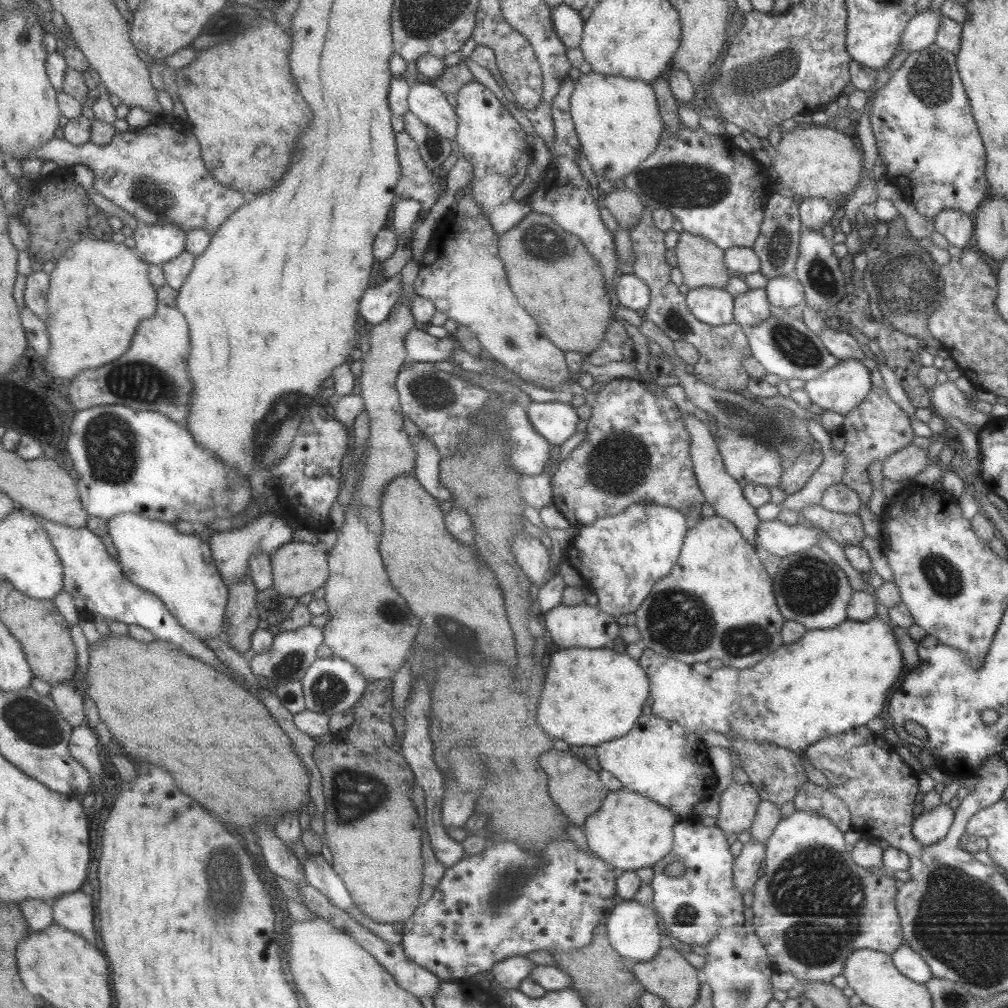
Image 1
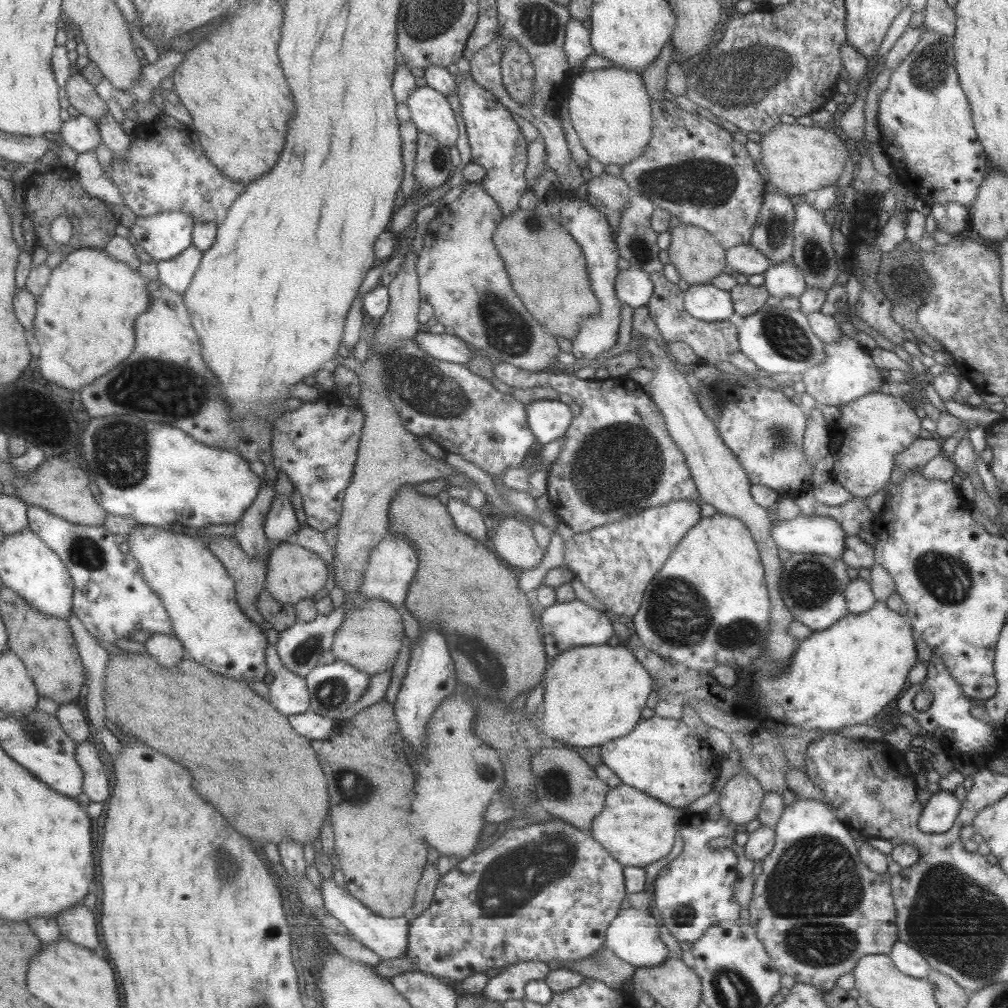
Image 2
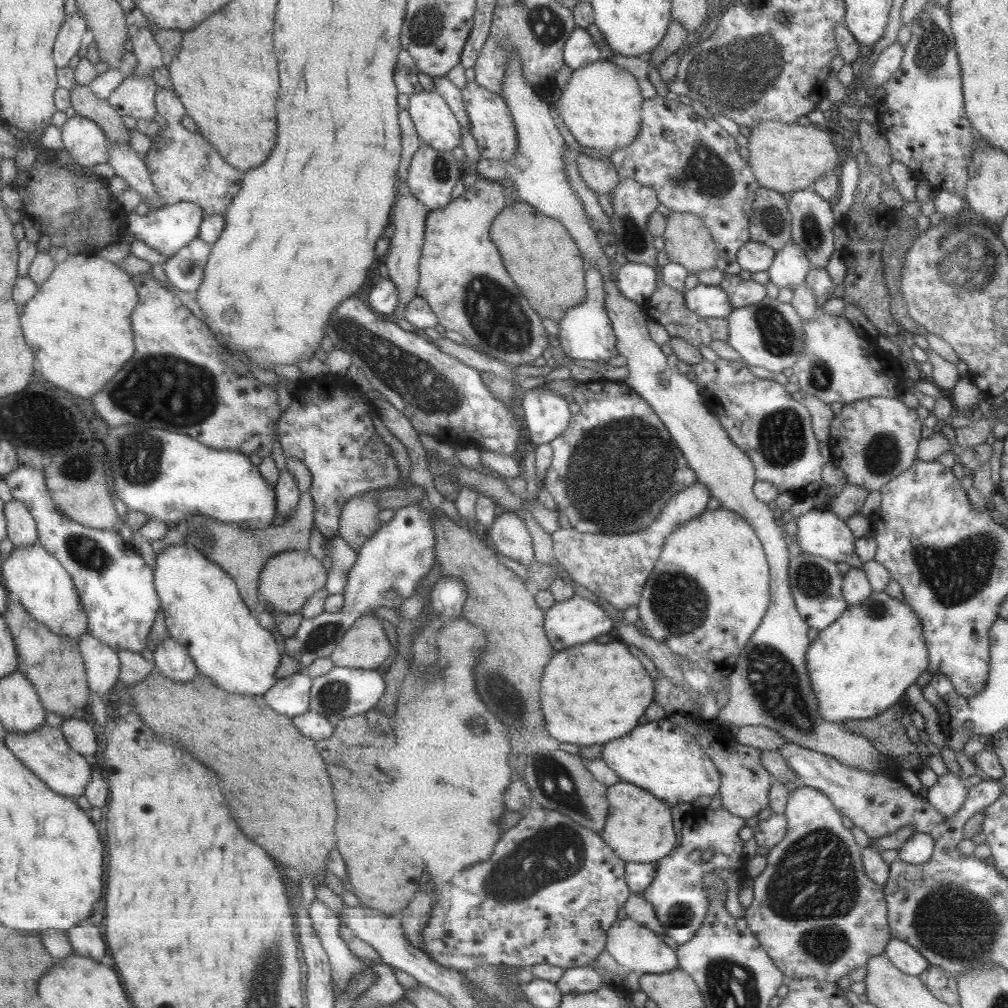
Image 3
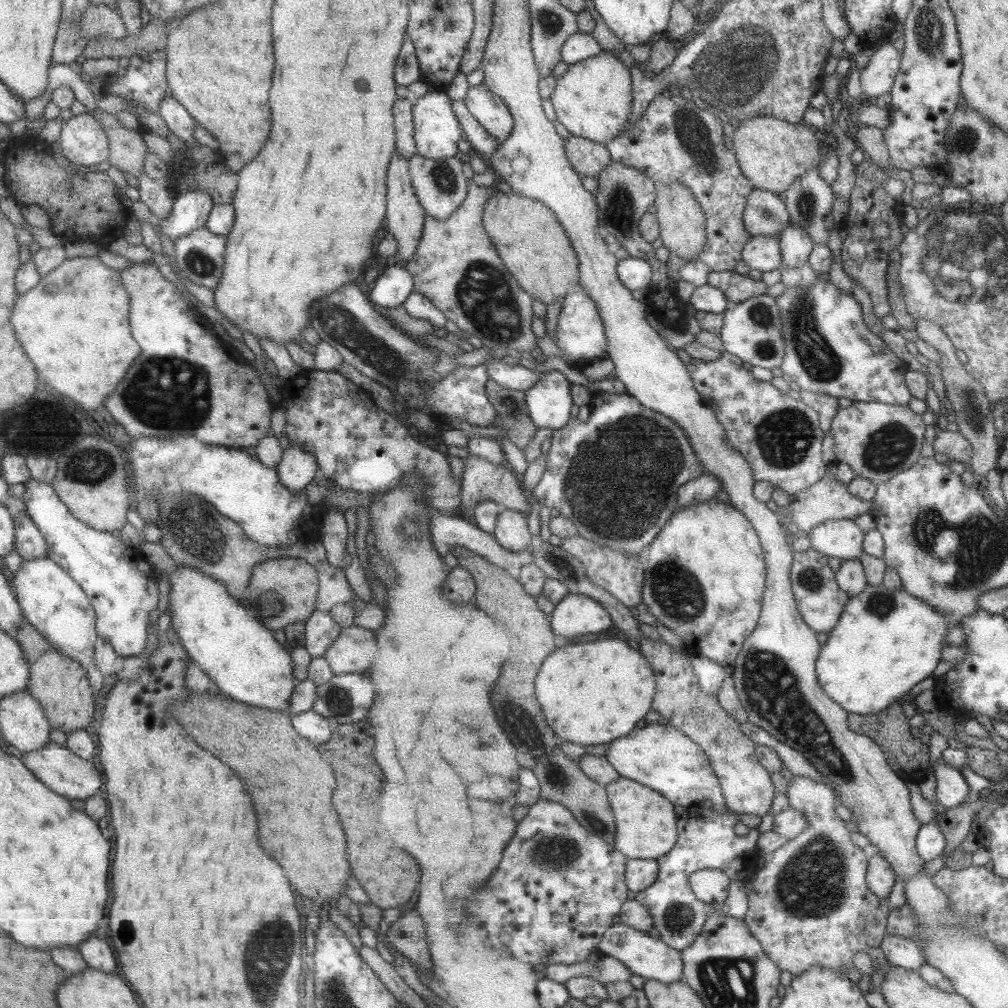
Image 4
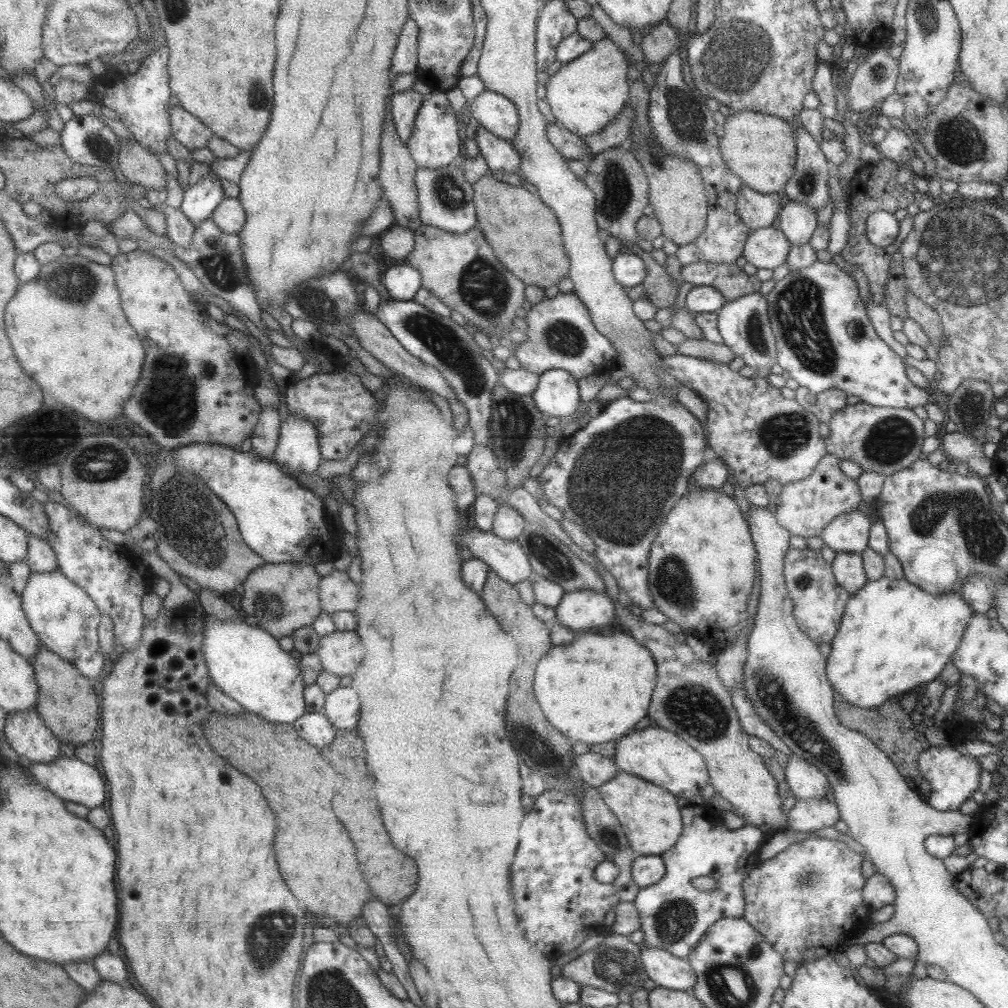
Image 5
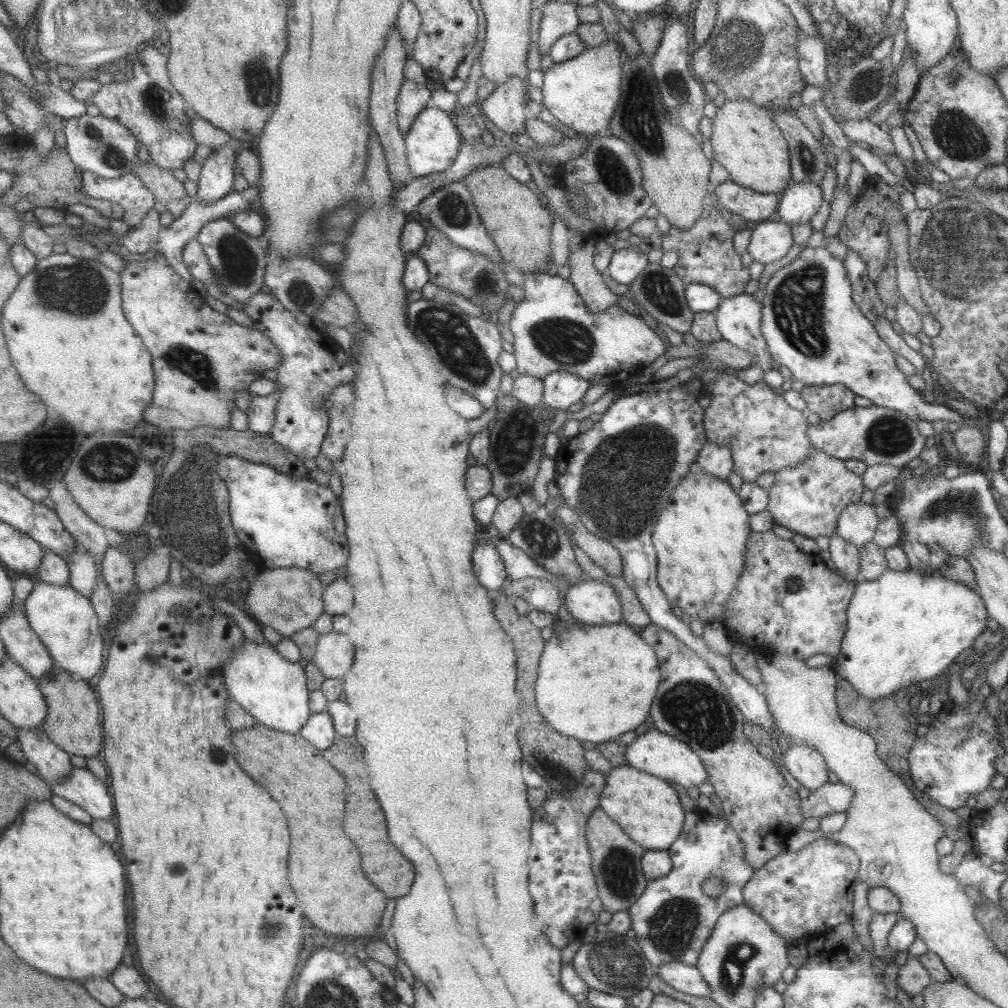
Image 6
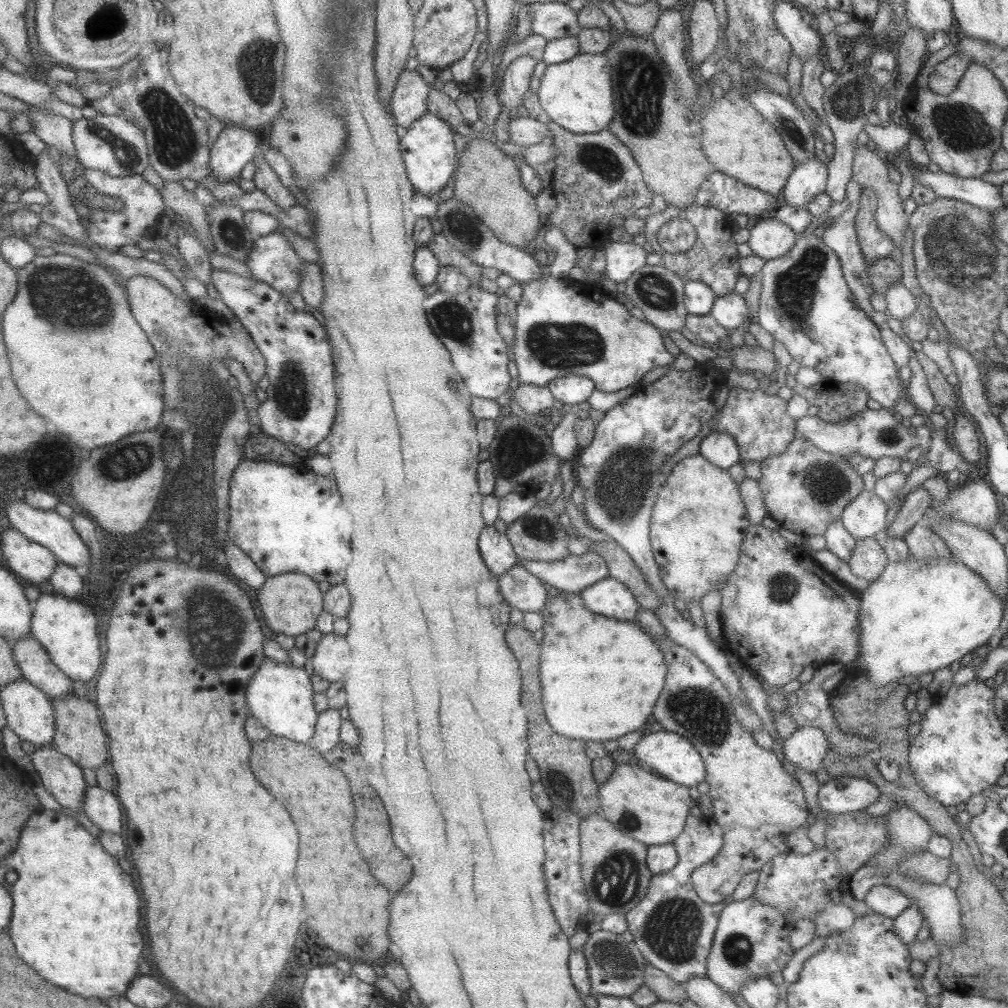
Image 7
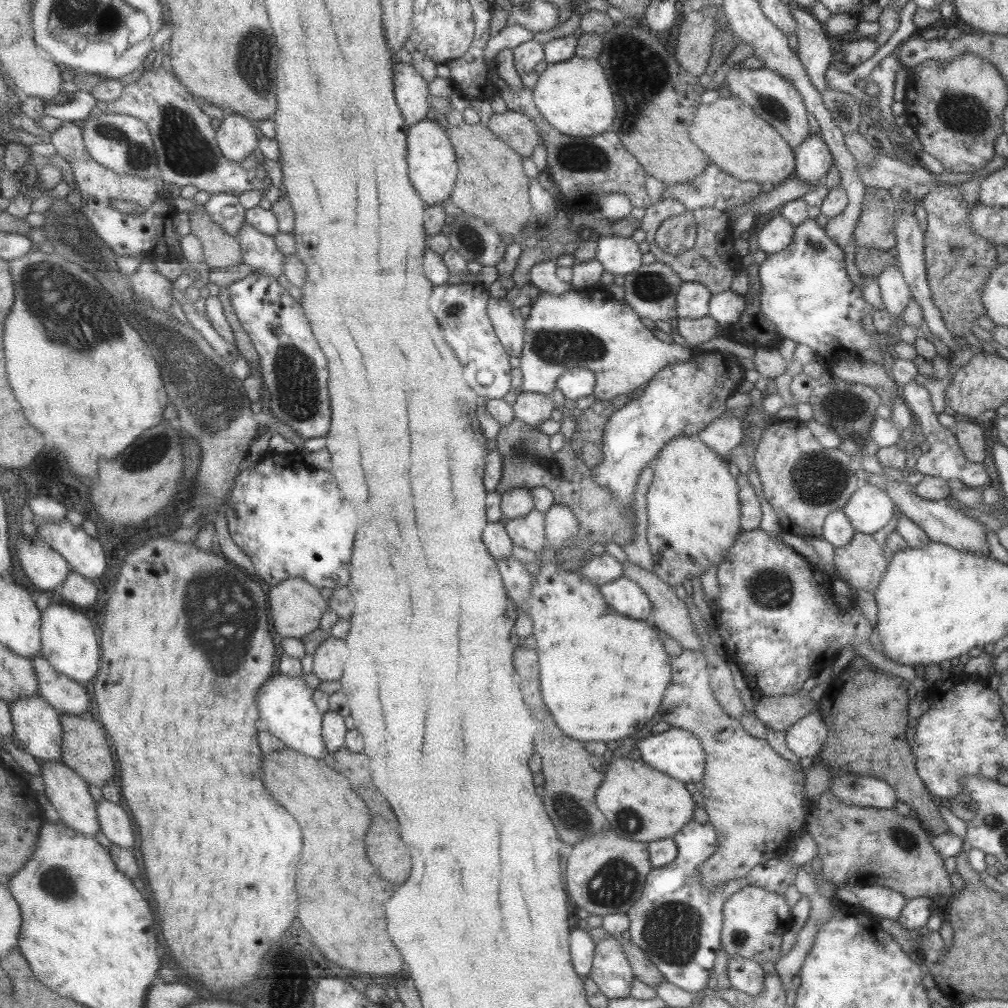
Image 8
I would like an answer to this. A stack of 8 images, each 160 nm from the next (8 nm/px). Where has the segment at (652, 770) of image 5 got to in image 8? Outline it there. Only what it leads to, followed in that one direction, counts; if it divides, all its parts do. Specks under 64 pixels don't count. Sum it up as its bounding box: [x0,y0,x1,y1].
[637,728,705,784]

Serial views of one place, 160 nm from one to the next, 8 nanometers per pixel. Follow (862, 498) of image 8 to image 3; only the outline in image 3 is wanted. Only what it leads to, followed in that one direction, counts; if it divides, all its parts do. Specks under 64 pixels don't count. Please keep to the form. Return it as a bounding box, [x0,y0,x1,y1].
[786,509,862,568]

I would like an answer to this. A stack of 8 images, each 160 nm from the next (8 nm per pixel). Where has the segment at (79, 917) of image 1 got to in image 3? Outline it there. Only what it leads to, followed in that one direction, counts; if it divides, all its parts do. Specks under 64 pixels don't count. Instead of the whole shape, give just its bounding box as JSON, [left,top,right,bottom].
[66,918,105,961]

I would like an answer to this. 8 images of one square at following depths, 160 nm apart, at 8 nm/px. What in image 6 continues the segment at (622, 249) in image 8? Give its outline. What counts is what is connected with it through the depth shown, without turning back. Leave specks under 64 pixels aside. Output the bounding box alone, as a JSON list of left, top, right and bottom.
[607,246,648,284]

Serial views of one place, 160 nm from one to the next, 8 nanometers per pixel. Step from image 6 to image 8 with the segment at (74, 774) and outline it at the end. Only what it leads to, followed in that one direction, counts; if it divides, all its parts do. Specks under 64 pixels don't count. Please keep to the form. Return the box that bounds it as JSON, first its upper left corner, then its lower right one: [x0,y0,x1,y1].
[95,797,135,850]

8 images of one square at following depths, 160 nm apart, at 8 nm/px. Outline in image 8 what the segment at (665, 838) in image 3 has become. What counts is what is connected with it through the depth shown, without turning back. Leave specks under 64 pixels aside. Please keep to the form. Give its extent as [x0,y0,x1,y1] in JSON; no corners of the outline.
[594,758,697,843]

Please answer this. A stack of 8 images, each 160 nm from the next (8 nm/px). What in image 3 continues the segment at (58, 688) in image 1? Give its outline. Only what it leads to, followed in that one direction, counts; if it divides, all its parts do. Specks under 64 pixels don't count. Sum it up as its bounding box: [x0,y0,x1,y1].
[60,715,97,760]

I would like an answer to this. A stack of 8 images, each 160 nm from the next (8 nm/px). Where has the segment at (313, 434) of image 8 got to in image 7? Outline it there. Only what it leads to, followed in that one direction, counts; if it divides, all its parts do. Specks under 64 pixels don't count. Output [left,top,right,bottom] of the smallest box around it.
[209,269,338,451]

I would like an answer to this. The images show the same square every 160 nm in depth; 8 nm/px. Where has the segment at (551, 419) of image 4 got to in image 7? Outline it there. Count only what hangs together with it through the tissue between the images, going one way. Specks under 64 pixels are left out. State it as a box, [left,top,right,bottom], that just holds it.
[547,375,594,406]

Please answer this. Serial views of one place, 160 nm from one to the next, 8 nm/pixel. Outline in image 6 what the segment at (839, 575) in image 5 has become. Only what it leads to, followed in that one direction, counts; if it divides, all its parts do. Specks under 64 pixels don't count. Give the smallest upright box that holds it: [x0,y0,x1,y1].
[828,533,860,584]

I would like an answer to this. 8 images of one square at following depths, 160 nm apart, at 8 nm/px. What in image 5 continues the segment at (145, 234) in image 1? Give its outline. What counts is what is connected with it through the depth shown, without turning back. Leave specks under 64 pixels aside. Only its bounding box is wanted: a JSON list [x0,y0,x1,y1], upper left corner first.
[179,171,223,226]

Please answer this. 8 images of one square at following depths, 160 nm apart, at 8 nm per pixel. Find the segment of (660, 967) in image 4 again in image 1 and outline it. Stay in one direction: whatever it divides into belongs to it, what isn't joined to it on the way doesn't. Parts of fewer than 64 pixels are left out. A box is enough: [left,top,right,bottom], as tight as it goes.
[605,899,659,961]

